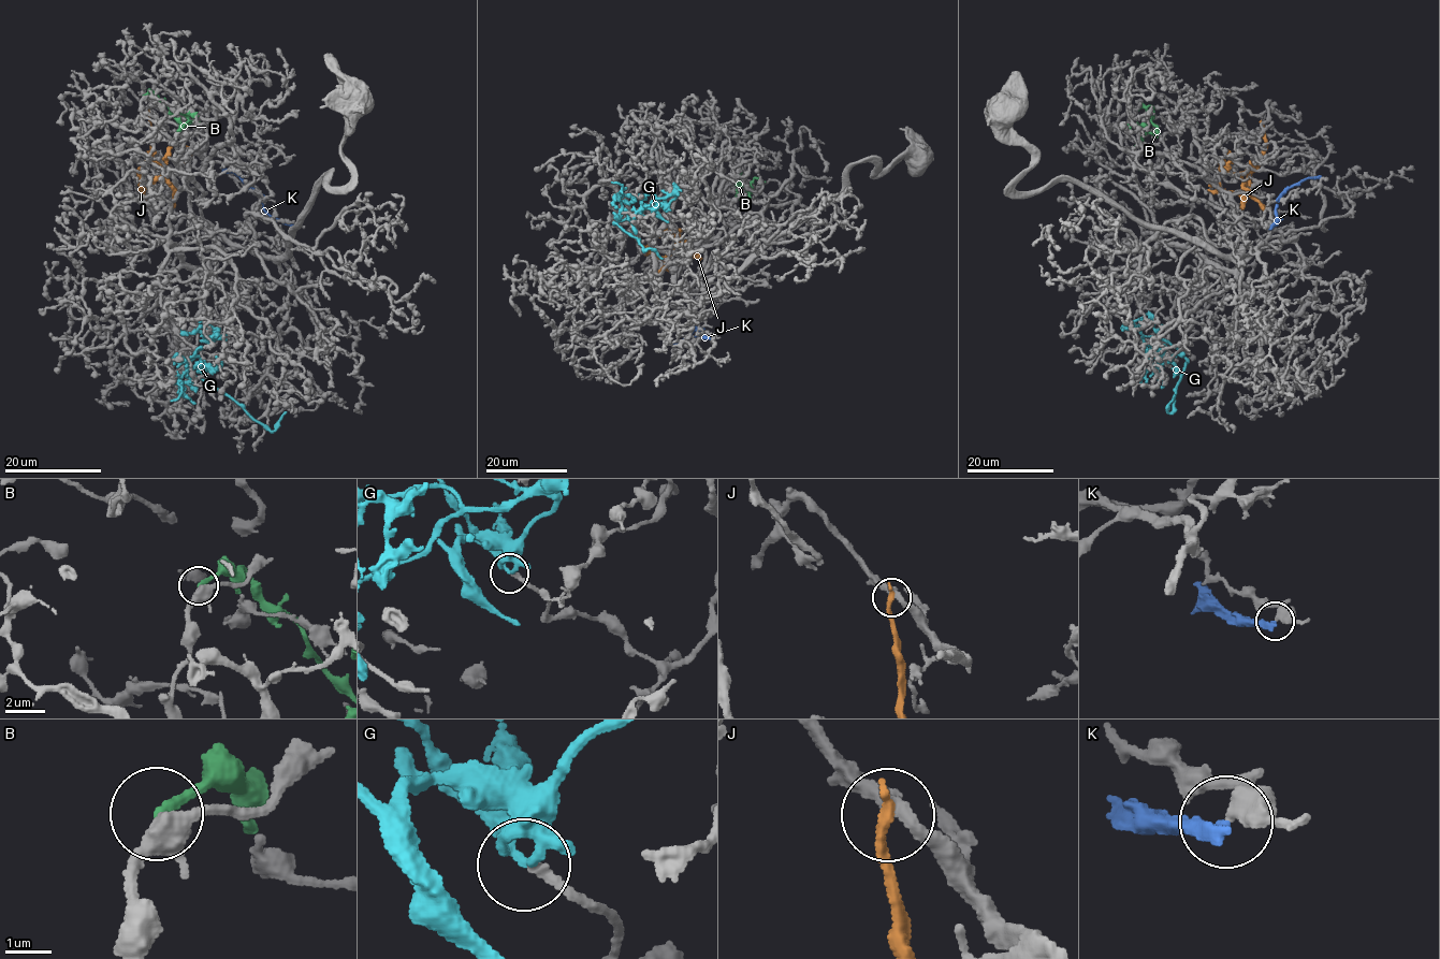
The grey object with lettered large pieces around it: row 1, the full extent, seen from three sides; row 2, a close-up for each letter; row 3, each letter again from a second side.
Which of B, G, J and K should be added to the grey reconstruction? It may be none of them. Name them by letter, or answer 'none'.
none

